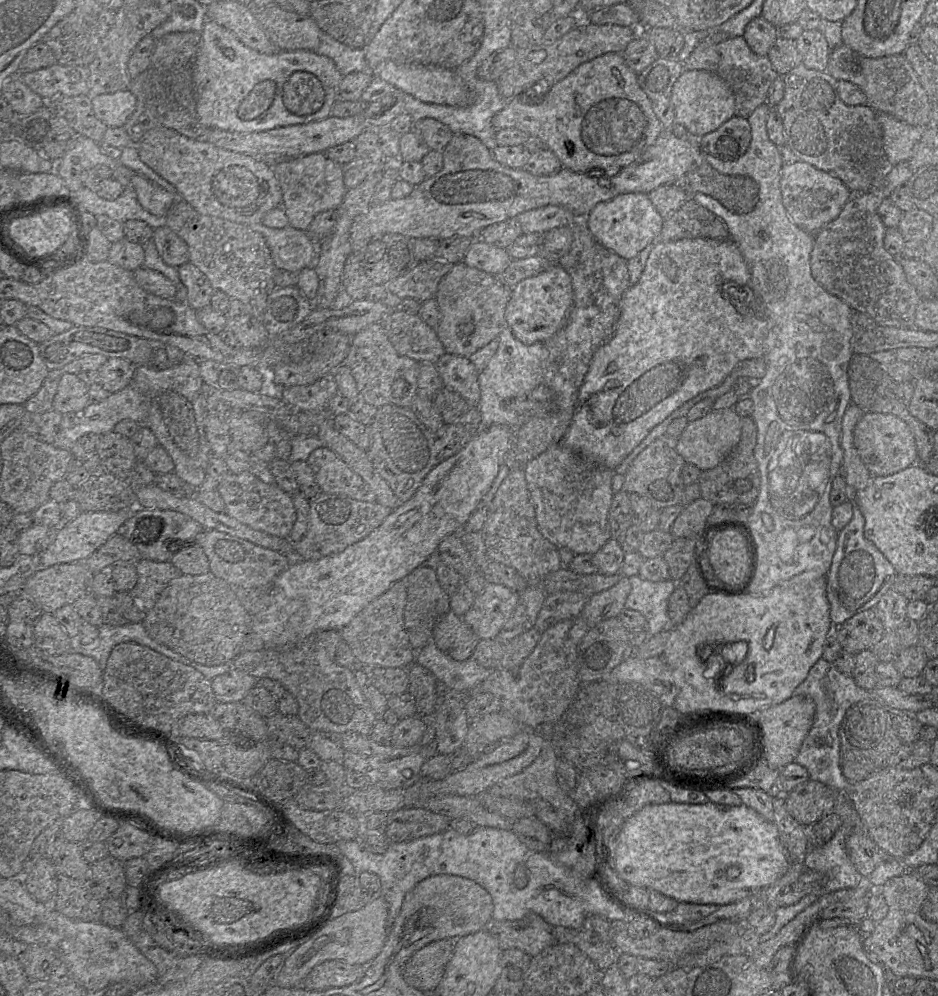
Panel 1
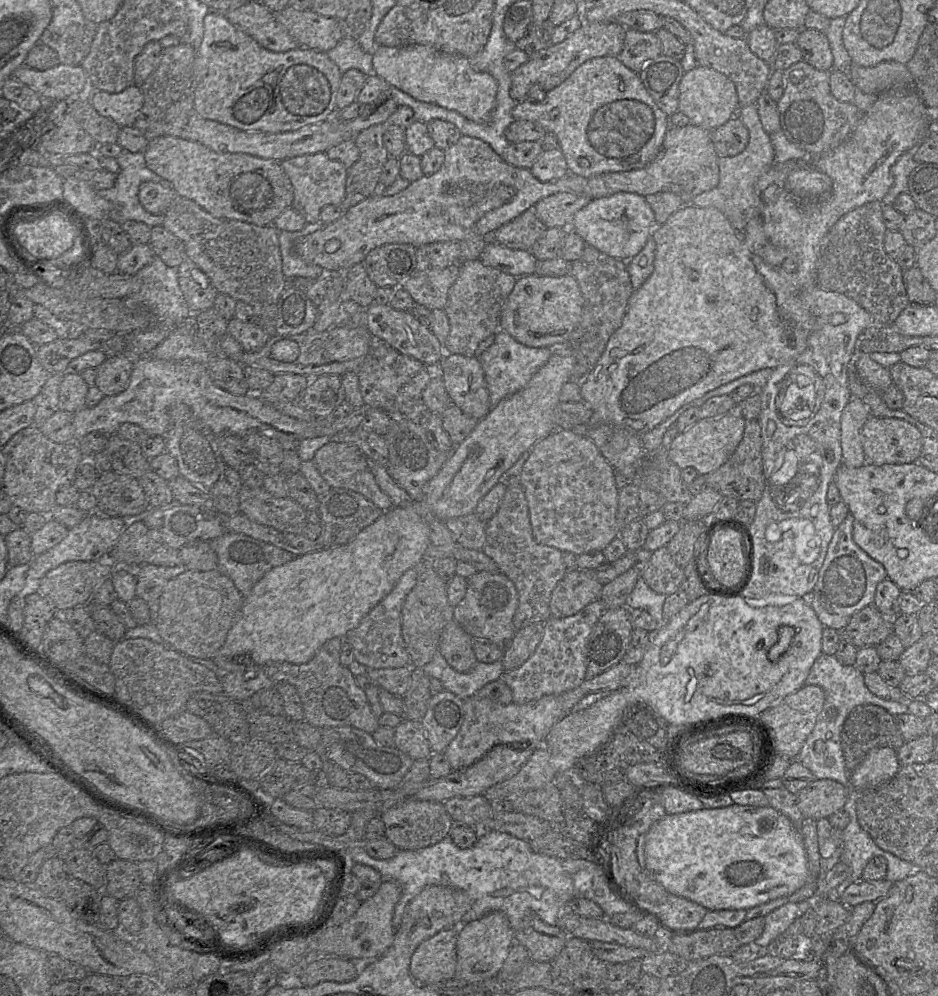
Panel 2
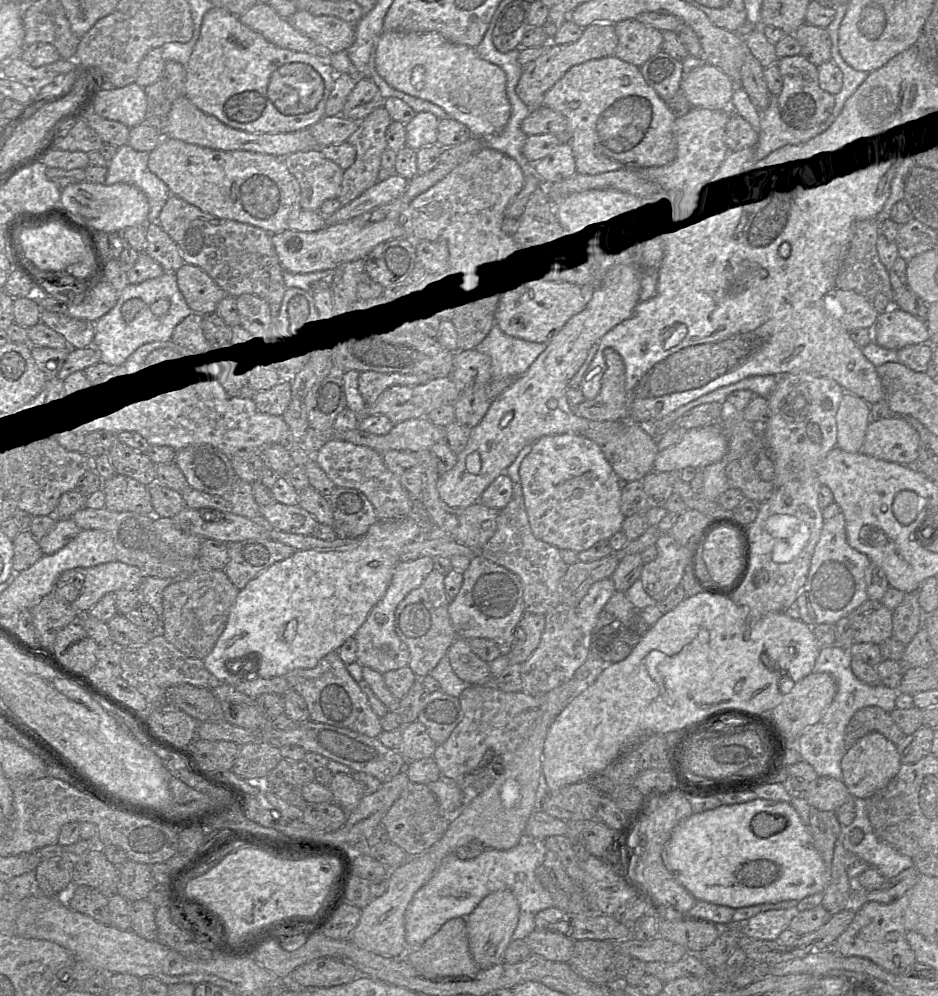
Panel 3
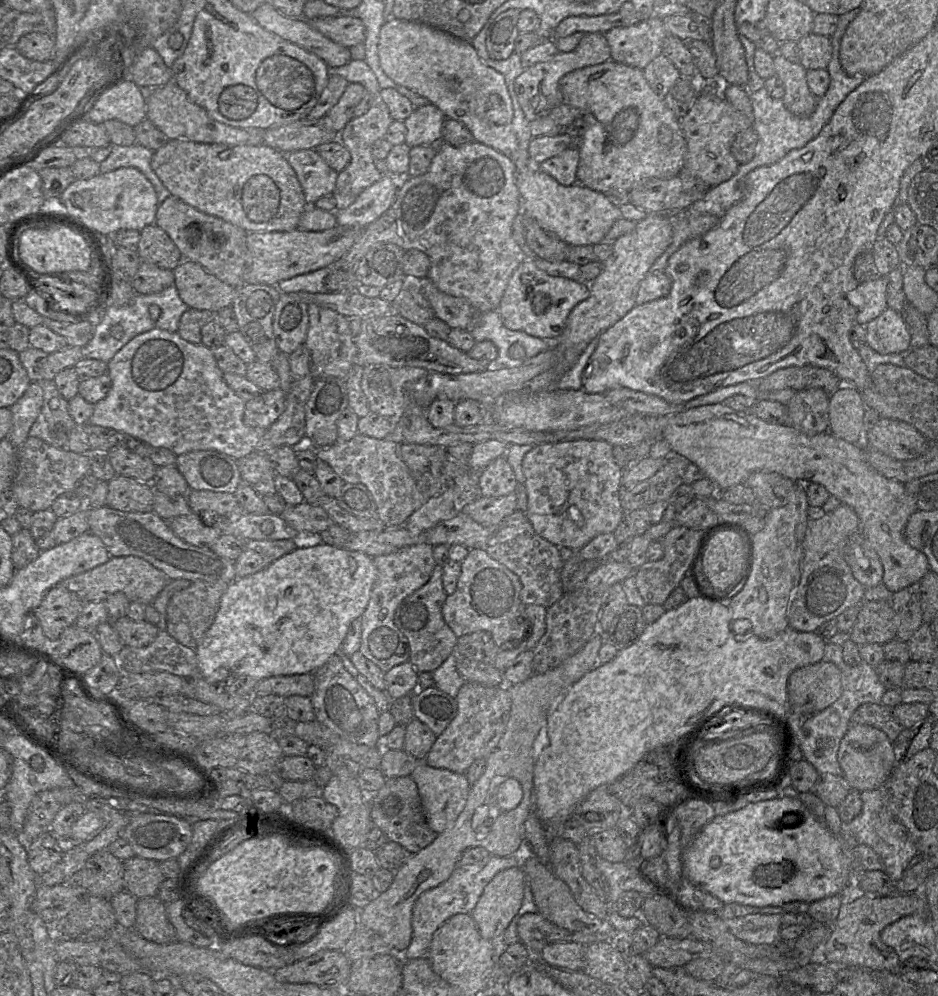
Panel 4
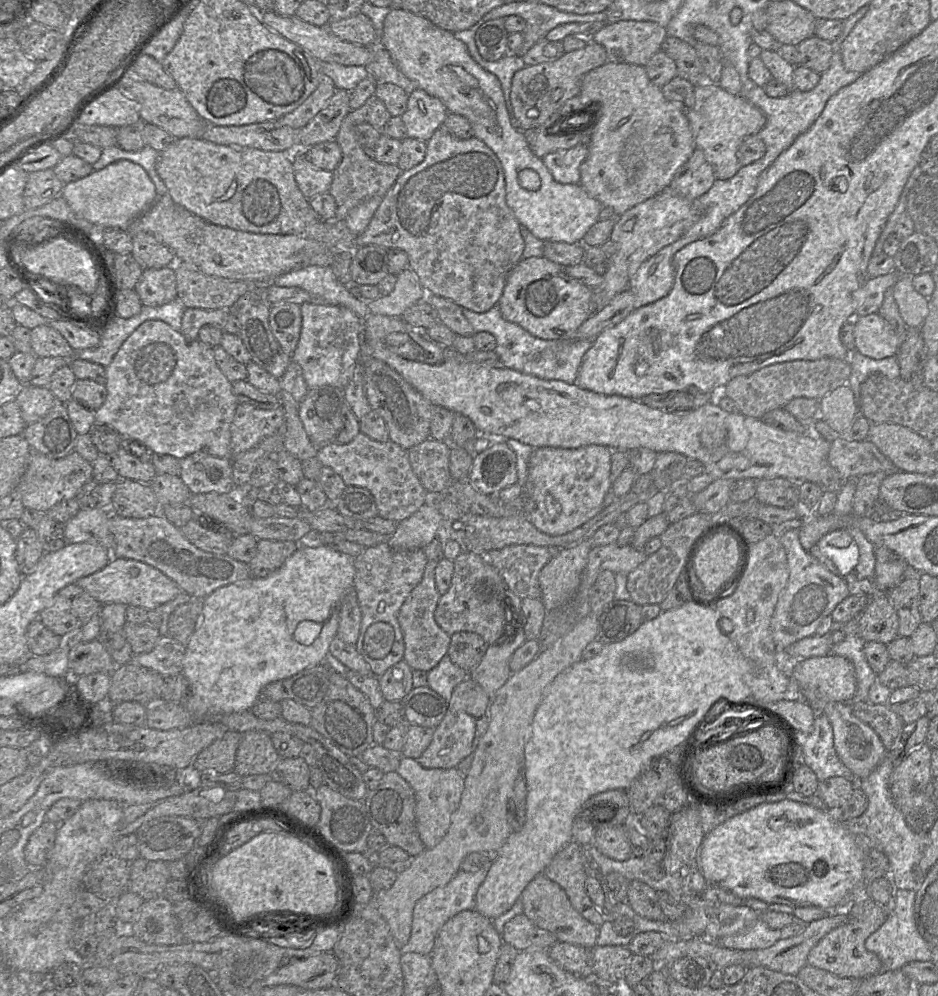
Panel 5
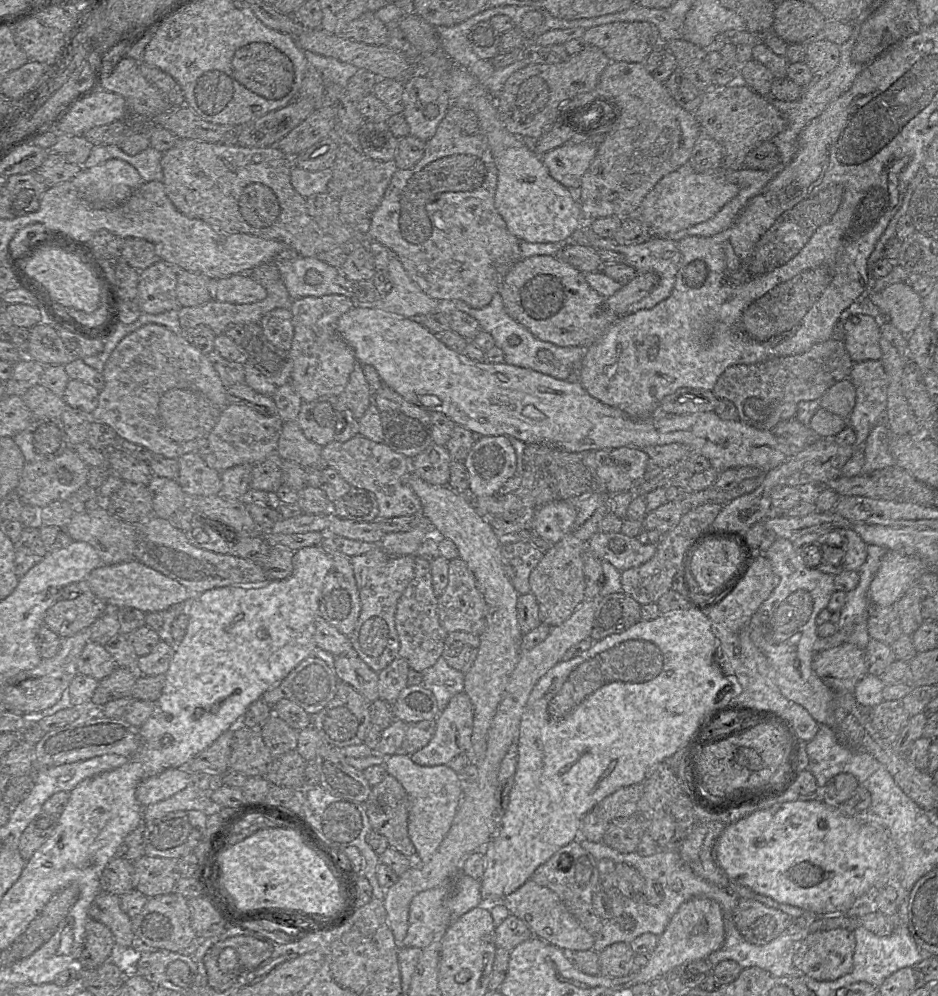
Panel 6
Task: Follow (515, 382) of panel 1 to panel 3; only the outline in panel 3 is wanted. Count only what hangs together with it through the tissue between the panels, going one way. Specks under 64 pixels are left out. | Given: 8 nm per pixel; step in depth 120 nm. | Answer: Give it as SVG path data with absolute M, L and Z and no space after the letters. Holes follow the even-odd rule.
M496 323L476 349L491 358L494 379L516 379L526 373L546 347L544 342L529 342L510 336Z

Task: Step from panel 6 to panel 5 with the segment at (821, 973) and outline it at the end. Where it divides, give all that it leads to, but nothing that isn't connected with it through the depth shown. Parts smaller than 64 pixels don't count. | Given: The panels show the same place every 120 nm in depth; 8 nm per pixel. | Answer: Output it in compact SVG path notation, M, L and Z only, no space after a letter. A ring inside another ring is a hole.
M871 898L855 904L848 913L848 921L826 934L809 952L807 965L826 970L839 977L862 980L881 971L878 956L865 947L866 939L885 922L888 909Z

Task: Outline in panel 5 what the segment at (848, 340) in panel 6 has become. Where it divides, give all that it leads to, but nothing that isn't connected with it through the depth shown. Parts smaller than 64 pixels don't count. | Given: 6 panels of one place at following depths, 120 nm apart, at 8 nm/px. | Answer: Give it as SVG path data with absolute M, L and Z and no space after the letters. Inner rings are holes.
M878 313L856 318L854 324L855 350L873 359L896 356L901 338Z

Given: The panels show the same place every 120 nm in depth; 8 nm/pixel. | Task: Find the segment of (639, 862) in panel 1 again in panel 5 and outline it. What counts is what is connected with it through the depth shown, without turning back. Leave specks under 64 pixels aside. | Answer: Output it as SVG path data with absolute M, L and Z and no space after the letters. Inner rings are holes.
M781 800L774 803L762 803L743 813L735 815L715 827L704 836L698 853L698 869L711 884L717 884L728 889L741 899L756 898L769 904L784 904L790 907L815 906L827 911L833 911L842 903L862 878L863 853L856 845L852 835L841 823L831 815L831 810L823 812L810 805L792 800Z

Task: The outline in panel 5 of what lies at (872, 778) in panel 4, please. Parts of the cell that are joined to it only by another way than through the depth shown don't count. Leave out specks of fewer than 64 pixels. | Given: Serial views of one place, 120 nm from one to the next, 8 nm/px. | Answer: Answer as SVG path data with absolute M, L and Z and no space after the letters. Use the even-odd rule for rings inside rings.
M829 702L823 707L823 714L832 726L834 748L839 759L852 772L856 780L867 777L887 756L887 750L877 733L852 713L848 703Z

